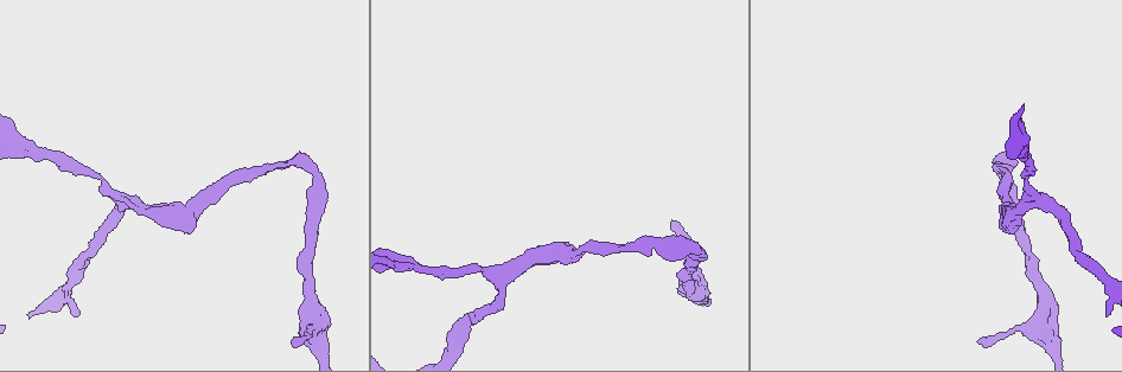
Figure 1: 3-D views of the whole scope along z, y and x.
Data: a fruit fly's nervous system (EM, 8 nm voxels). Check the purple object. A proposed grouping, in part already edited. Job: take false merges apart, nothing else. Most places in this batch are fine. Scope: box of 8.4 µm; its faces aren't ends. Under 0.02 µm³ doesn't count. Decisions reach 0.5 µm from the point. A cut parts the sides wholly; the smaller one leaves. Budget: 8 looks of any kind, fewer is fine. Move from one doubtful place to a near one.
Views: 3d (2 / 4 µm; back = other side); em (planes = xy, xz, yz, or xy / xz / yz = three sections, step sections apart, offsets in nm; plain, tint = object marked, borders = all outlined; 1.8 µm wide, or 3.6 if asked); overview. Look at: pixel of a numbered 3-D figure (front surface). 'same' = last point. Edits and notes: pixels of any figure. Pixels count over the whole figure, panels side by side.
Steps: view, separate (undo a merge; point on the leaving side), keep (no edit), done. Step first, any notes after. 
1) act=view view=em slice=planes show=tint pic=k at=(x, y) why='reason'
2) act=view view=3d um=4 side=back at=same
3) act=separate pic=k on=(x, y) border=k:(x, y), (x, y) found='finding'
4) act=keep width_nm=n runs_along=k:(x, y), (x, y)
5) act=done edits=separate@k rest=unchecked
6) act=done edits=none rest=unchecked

act=view view=em slice=planes show=tint pic=1 at=(562, 256)

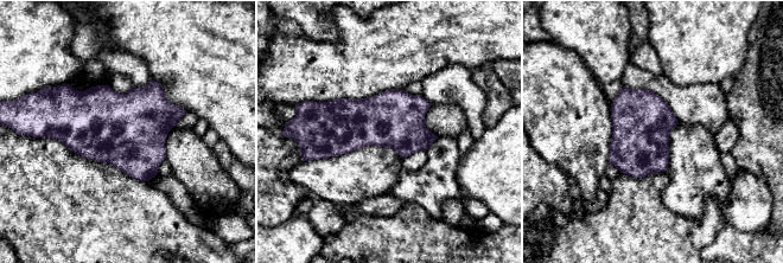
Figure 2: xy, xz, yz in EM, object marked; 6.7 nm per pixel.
act=keep width_nm=400 found='one neuron here'

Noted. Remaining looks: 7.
act=view view=3d um=2 side=back pic=1 at=(310, 166) why='abrupt turn'

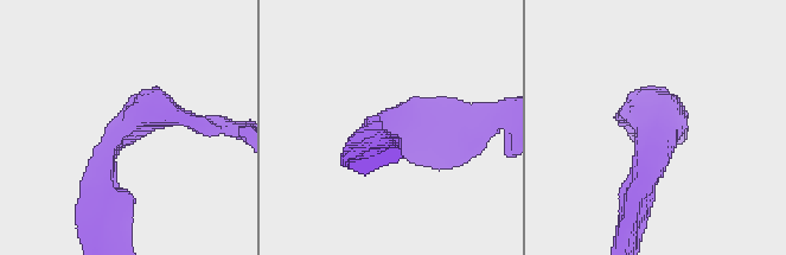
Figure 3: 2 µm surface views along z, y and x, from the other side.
act=view view=em slice=planes show=tint pic=3 at=(388, 121)

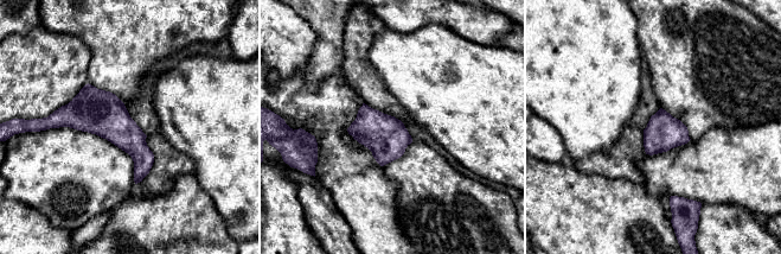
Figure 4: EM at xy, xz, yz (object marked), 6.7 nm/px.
act=keep width_nm=240 found='one neuron here'

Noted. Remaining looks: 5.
act=view view=em slice=planes show=borders pic=1 at=(98, 179) why='thin neck'

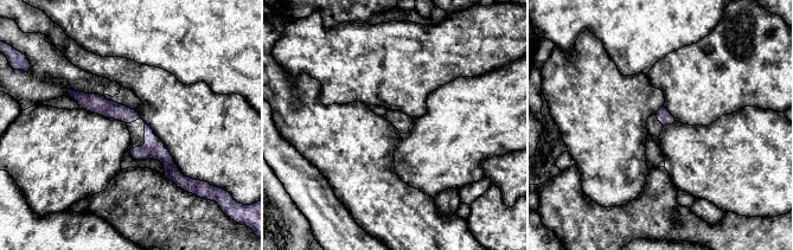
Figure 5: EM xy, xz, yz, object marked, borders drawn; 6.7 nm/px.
act=keep width_nm=30 runs_along=5:(72, 94), (88, 102), (135, 116) found='continuous, no second neuron'

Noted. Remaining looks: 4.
act=done edits=none rest=unchecked

